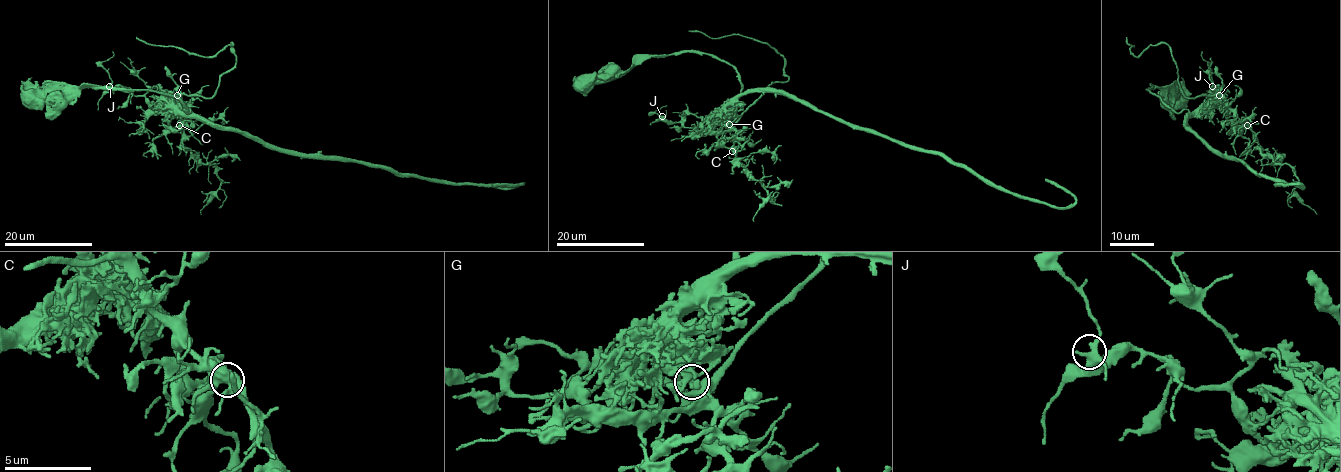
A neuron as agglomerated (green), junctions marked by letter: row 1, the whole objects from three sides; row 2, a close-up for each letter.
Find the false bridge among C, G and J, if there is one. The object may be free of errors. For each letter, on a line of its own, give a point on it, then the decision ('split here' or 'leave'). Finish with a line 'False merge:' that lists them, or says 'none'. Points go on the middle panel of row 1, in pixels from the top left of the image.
C: place (732, 151); leave
G: place (729, 124); split here
J: place (662, 116); leave
False merge: G

